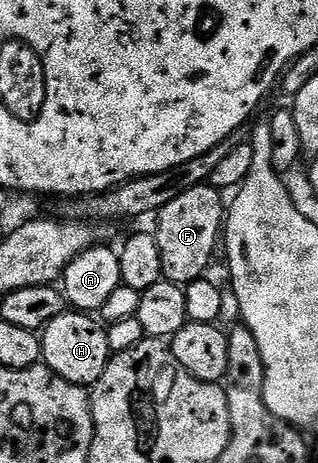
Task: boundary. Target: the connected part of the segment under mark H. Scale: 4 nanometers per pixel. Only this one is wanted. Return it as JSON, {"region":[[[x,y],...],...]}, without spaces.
{"region":[[[65,311],[44,326],[40,337],[40,352],[43,364],[59,377],[85,387],[95,385],[113,356],[108,345],[107,328],[95,316],[84,311]]]}

